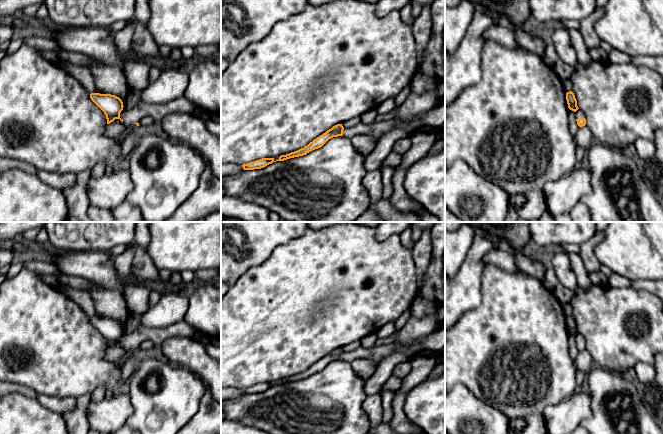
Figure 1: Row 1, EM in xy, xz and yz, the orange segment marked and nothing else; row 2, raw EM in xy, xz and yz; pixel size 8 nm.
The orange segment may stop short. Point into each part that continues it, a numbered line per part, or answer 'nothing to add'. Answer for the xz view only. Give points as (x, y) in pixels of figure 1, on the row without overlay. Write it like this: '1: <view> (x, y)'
1: xz (377, 353)

